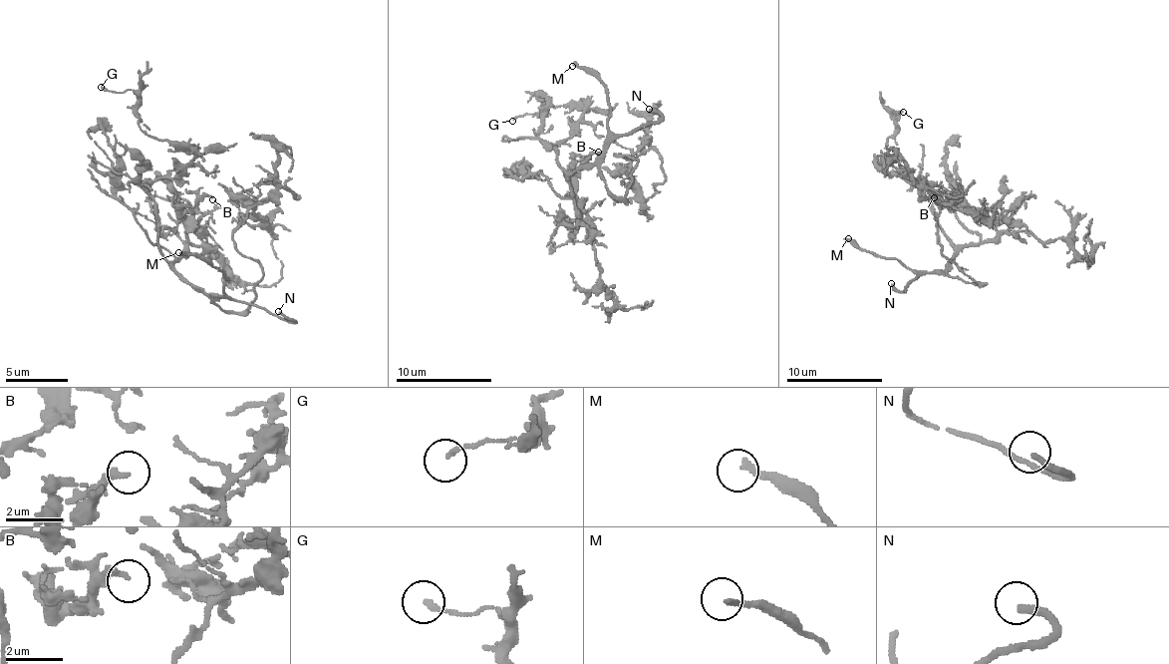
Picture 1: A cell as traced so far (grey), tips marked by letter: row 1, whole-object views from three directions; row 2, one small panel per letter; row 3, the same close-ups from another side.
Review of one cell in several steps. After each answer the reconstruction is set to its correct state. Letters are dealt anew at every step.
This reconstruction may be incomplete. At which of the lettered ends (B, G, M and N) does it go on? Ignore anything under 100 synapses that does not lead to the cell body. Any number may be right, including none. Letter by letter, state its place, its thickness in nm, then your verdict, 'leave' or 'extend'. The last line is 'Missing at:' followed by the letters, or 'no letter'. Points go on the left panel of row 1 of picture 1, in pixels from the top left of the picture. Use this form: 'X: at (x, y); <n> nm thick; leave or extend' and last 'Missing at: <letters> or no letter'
B: at (212, 199); 240 nm thick; leave
G: at (101, 87); 170 nm thick; leave
M: at (178, 252); 190 nm thick; extend
N: at (278, 311); 240 nm thick; leave
Missing at: M

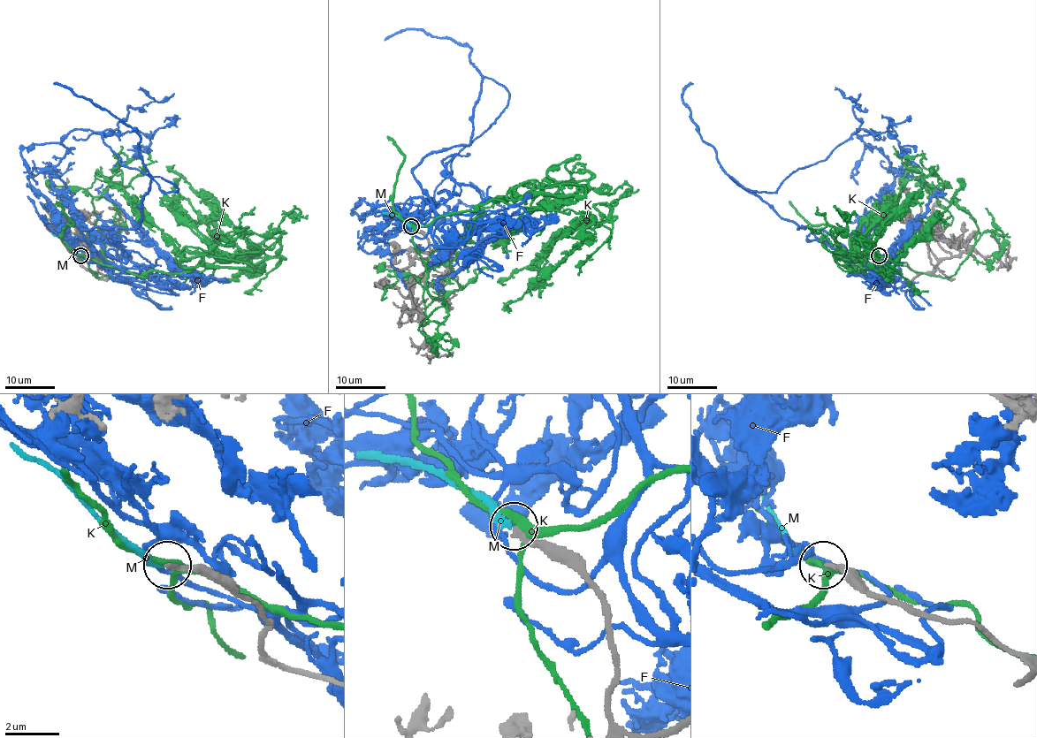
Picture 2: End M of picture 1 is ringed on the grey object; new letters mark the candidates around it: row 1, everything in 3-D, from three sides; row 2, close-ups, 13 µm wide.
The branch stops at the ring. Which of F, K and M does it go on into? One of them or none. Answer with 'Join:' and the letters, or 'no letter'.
Join: M

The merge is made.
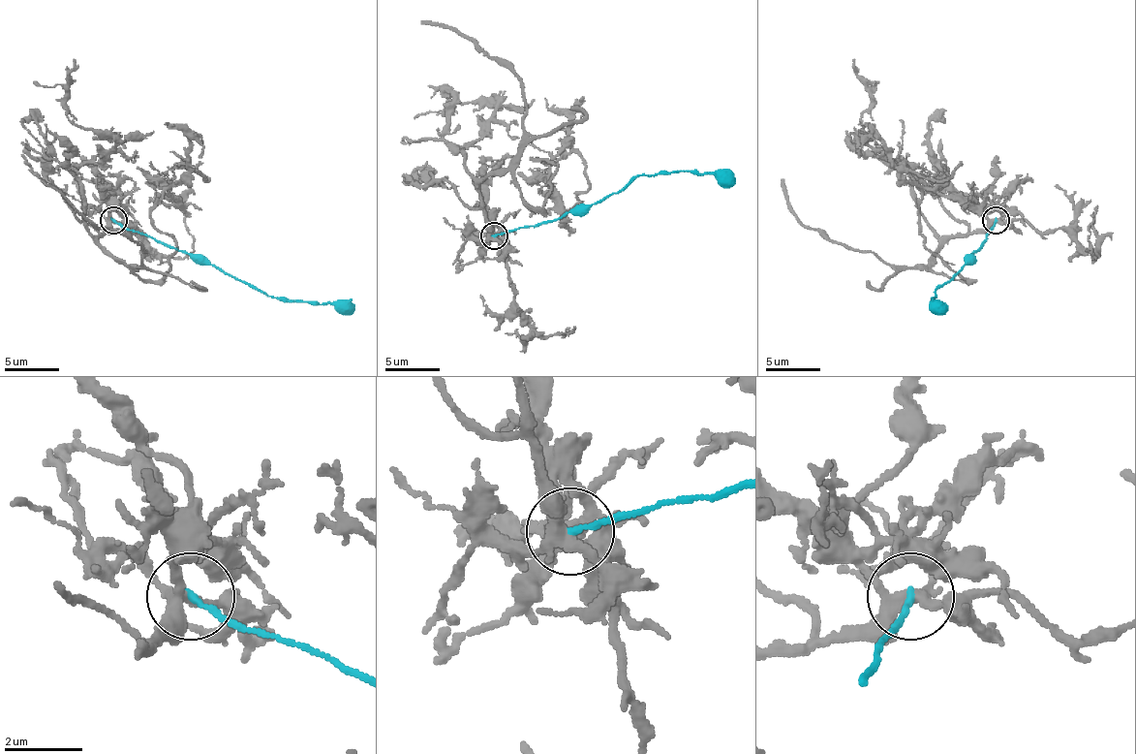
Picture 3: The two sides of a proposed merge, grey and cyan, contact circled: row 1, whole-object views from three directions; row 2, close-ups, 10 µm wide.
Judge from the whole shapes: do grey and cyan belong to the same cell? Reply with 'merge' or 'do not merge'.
do not merge

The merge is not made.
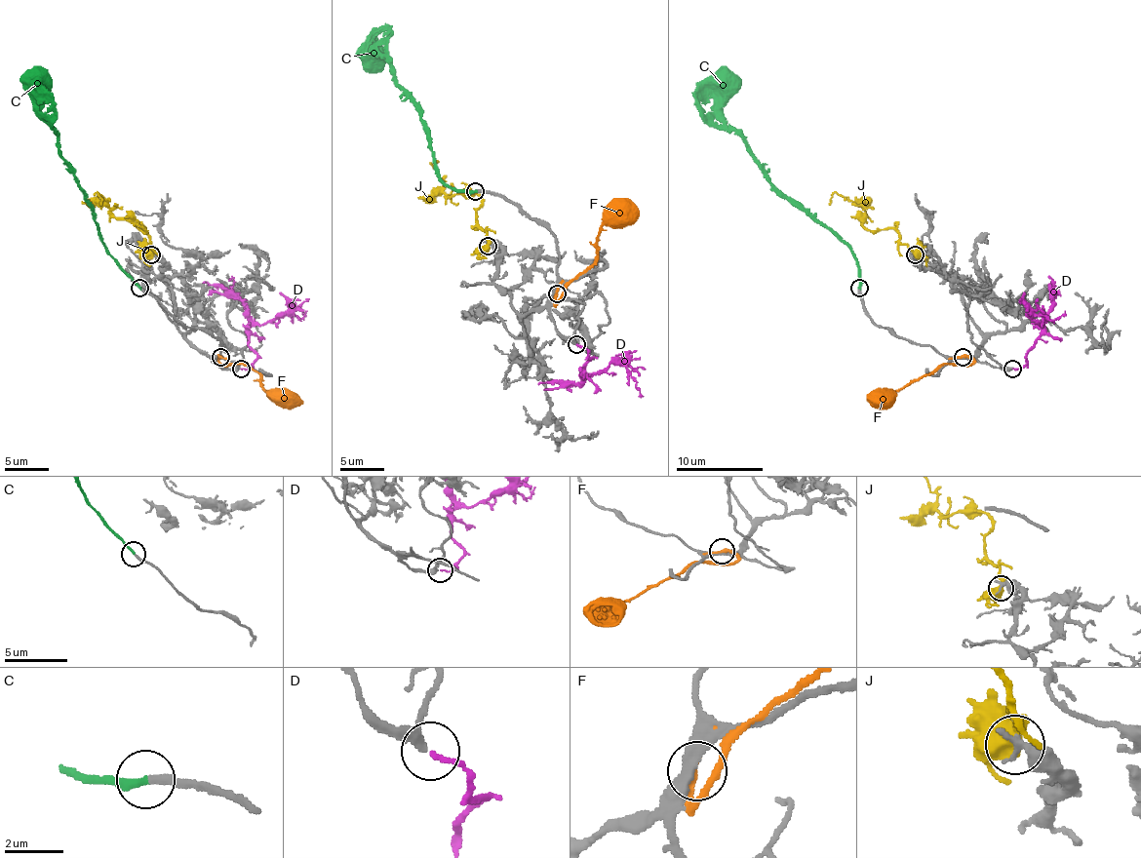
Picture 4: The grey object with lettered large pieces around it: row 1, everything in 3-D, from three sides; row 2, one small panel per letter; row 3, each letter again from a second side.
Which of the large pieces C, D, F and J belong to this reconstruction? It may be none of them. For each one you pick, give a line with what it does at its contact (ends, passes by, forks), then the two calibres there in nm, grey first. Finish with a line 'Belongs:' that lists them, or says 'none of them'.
C: it ends | 220/200 nm
D: it ends | 280/130 nm
Belongs: C, D

